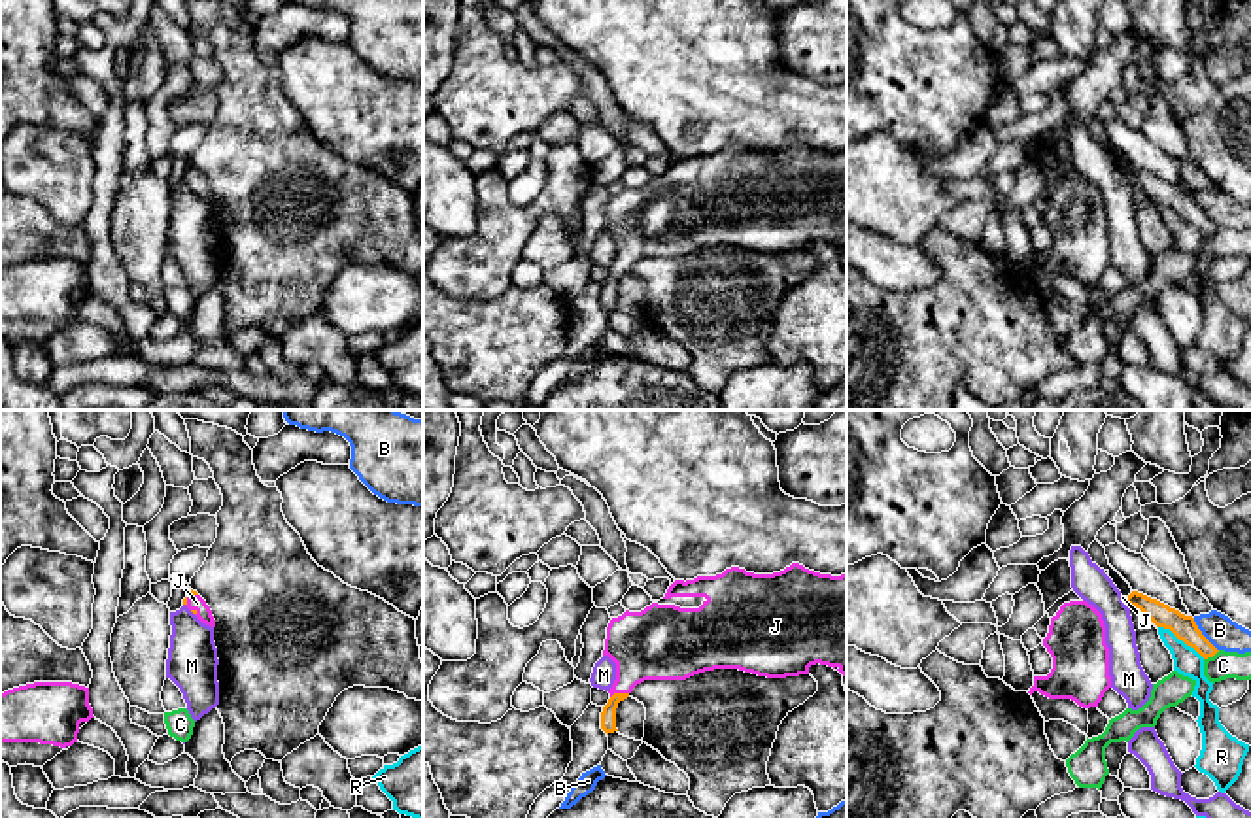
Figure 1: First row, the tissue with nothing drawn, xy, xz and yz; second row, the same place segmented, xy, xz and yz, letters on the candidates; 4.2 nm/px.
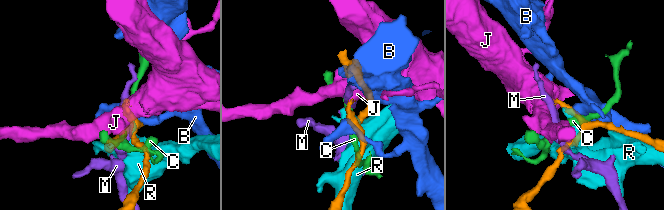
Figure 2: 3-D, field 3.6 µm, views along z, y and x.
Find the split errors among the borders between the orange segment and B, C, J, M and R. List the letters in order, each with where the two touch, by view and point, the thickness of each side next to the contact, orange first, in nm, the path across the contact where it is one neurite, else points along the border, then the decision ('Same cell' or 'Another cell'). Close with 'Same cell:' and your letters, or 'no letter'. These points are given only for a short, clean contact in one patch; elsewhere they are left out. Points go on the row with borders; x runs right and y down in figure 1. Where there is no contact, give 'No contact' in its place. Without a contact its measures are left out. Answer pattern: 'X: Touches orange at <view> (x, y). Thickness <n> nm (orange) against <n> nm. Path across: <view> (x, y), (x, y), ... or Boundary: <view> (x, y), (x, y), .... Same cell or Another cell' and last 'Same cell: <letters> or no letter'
B: Touches orange at yz (1202, 635). Thickness 100 nm (orange) against 140 nm. Another cell
C: Touches orange at yz (1212, 656). Thickness 100 nm (orange) against 120 nm. Boundary: yz (1219, 650), (1204, 660). Another cell
J: Touches orange at xz (618, 694). Thickness 60 nm (orange) against 300 nm. Path across: xz (609, 711), (618, 694), (637, 658), (651, 645). Same cell
M: No contact. Another cell
R: Touches orange at yz (1182, 639). Thickness 100 nm (orange) against 120 nm. Another cell
Same cell: J

